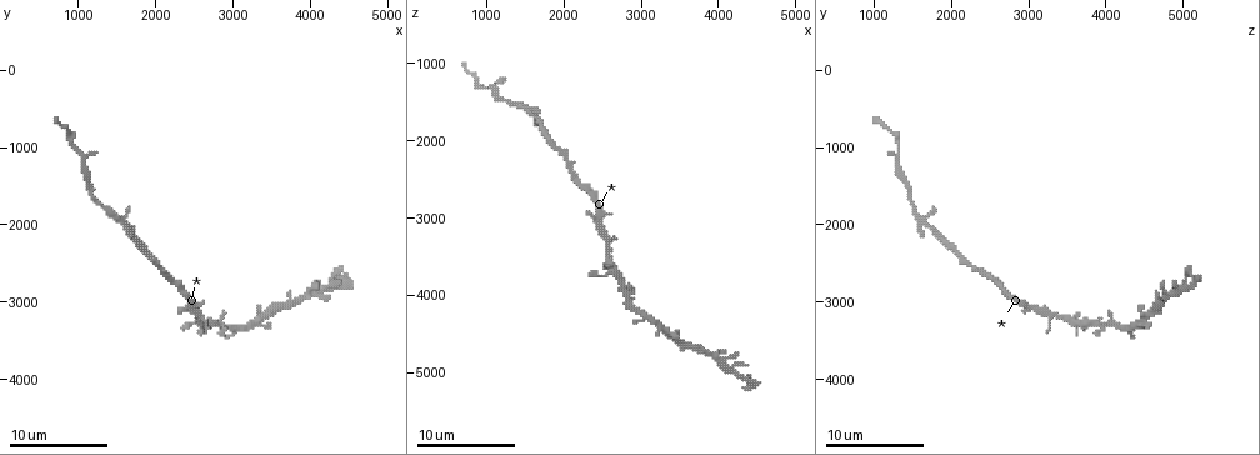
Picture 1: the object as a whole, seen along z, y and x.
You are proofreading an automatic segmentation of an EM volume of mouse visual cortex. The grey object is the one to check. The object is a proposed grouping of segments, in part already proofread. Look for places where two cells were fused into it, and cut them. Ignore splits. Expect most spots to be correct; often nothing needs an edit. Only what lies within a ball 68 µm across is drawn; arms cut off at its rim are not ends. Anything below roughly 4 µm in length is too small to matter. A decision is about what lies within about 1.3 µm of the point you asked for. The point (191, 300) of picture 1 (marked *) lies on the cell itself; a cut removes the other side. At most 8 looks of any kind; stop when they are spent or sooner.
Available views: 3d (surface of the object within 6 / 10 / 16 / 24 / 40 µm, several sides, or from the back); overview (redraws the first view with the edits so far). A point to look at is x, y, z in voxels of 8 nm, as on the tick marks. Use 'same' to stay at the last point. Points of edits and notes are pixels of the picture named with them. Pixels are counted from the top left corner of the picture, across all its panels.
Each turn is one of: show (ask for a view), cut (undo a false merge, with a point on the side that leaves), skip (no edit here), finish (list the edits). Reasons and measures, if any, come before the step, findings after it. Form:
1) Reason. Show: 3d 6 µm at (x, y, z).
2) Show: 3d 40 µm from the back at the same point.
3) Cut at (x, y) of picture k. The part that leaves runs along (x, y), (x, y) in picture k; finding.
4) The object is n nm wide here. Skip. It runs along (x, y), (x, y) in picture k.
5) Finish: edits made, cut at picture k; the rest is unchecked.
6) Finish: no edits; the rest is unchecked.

Sudden change in width. Show: 3d 6 µm at (2150, 2650, 2450).

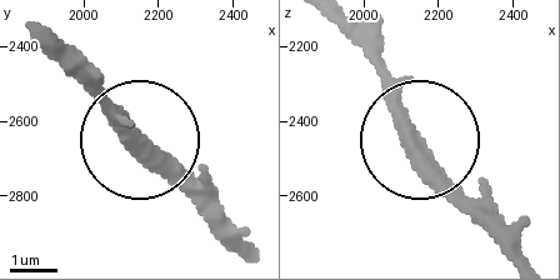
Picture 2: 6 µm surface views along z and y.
Other side. Show: 3d 6 µm from the back at (2120, 2640, 2420).

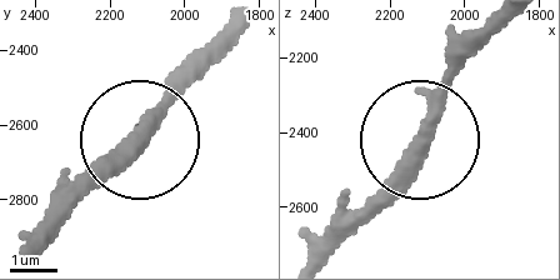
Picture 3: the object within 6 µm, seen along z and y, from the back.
Skip. It runs along (36, 244), (140, 140), (188, 69) in picture 3; continuous, no second cell.

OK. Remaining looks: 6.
Show: 3d 16 µm at (1400, 1800, 1550).

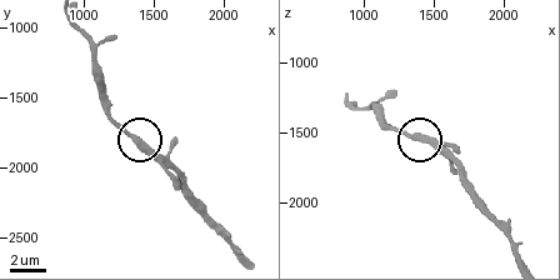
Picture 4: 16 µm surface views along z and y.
Show: 3d 16 µm from the back at (1420, 1820, 1540).

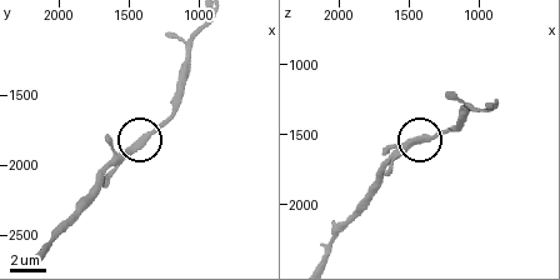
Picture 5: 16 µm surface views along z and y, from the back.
Skip. It runs along (38, 259), (75, 218), (93, 186), (180, 103) in picture 5; one cell here.

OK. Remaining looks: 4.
Show: 3d 6 µm at (1100, 1150, 1300).

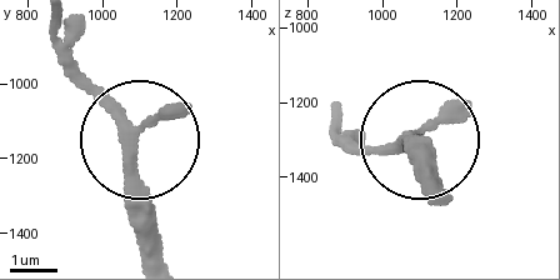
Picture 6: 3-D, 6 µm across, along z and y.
3 arms meet here. Skip. All the same cell.

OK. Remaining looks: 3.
Two arms in line, one across. Show: 3d 10 µm at (2800, 3300, 3900).

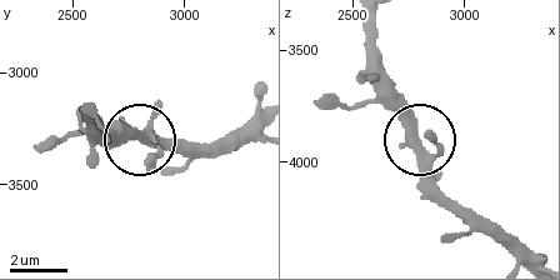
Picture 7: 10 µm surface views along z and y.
Skip. Continuous, no second cell.

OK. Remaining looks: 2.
Finish: no edits; the rest is unchecked.

